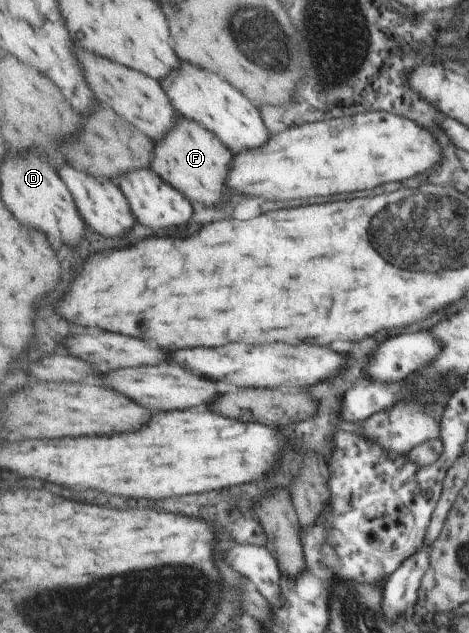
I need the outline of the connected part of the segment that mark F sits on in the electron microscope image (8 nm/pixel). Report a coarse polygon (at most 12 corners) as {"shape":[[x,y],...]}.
{"shape":[[181,116],[151,168],[193,204],[221,202],[235,154]]}

